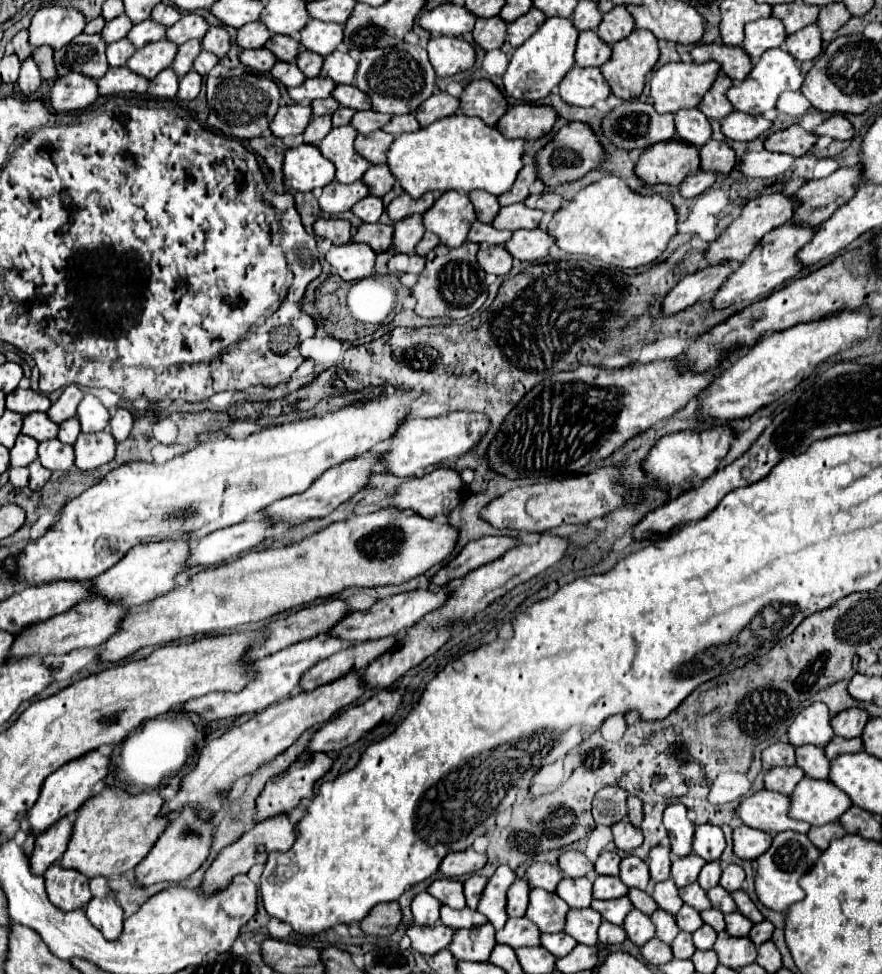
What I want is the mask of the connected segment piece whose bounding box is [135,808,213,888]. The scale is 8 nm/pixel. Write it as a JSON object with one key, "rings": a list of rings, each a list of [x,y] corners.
{"rings":[[[191,808],[183,810],[181,816],[165,828],[165,832],[159,836],[159,840],[155,842],[155,846],[147,854],[147,858],[141,864],[137,864],[135,884],[145,888],[145,886],[151,886],[157,882],[169,882],[169,884],[185,882],[209,856],[211,828],[213,828],[213,824],[195,818]]]}

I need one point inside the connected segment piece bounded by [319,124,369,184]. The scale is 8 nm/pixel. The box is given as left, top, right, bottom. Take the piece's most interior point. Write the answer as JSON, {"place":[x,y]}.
{"place":[337,146]}

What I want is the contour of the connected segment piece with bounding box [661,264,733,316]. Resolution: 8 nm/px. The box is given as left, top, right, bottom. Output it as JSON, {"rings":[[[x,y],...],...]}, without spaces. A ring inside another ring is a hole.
{"rings":[[[723,264],[723,266],[707,266],[695,274],[685,276],[671,292],[661,302],[661,312],[663,316],[673,316],[701,300],[711,298],[717,290],[719,284],[733,272],[733,264]]]}

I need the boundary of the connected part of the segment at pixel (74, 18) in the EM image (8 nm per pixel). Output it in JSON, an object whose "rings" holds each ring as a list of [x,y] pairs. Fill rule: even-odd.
{"rings":[[[45,6],[33,16],[29,26],[29,44],[31,48],[51,46],[53,50],[59,50],[79,36],[85,24],[85,16],[73,8]]]}

